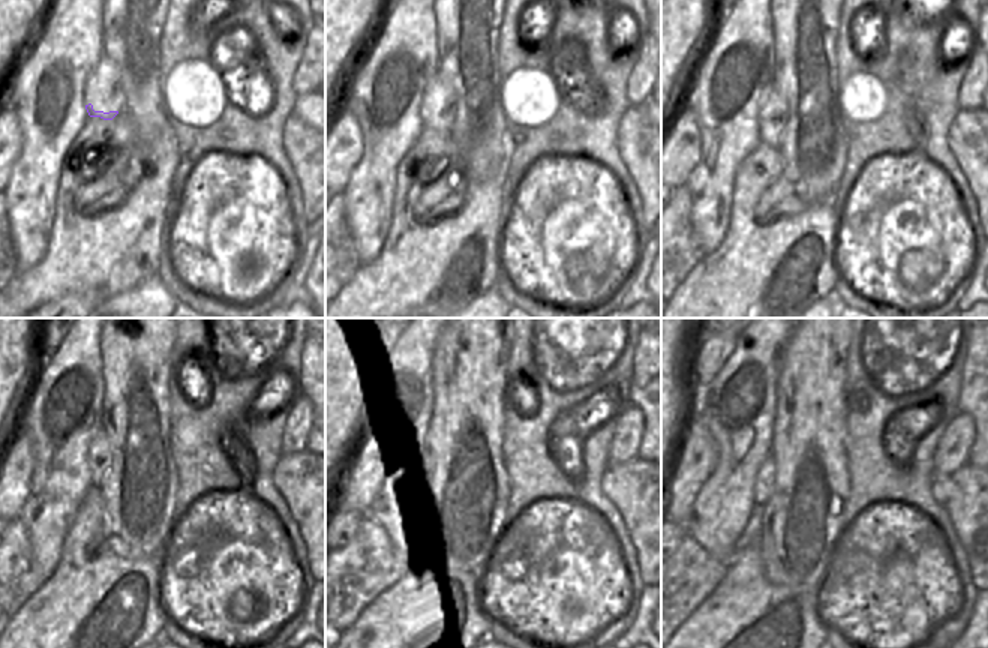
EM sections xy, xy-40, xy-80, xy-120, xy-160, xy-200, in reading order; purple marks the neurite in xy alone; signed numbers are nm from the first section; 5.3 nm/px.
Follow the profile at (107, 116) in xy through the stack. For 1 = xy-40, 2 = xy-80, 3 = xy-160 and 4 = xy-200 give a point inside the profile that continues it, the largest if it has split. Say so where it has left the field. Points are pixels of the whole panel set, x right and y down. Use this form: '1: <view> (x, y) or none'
1: xy-40 (441, 120)
2: xy-80 (771, 123)
3: xy-160 (434, 467)
4: xy-200 (766, 476)

